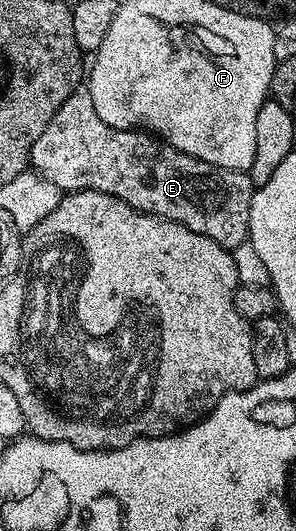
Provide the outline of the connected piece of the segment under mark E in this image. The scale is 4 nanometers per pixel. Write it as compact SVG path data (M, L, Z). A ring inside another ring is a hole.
M79 88L71 96L67 96L67 100L63 100L59 112L55 112L55 116L51 116L51 124L47 124L47 128L43 128L43 136L39 136L39 140L35 140L35 148L31 148L29 160L32 169L36 171L37 174L41 175L42 178L46 178L62 192L72 192L75 190L103 192L104 194L115 196L127 204L131 204L131 208L141 210L145 214L157 214L161 218L175 220L179 224L191 228L191 232L199 232L199 236L207 236L211 240L215 240L215 244L219 244L224 250L233 252L236 251L236 246L246 245L249 237L251 204L255 191L253 180L246 171L228 170L227 168L219 168L215 164L207 164L195 156L187 156L183 152L179 152L173 146L166 146L164 142L158 140L156 137L150 136L148 133L140 130L120 130L119 128L111 128L111 124L103 124L103 120L99 120L99 112L95 108L93 99L94 97L88 89Z

